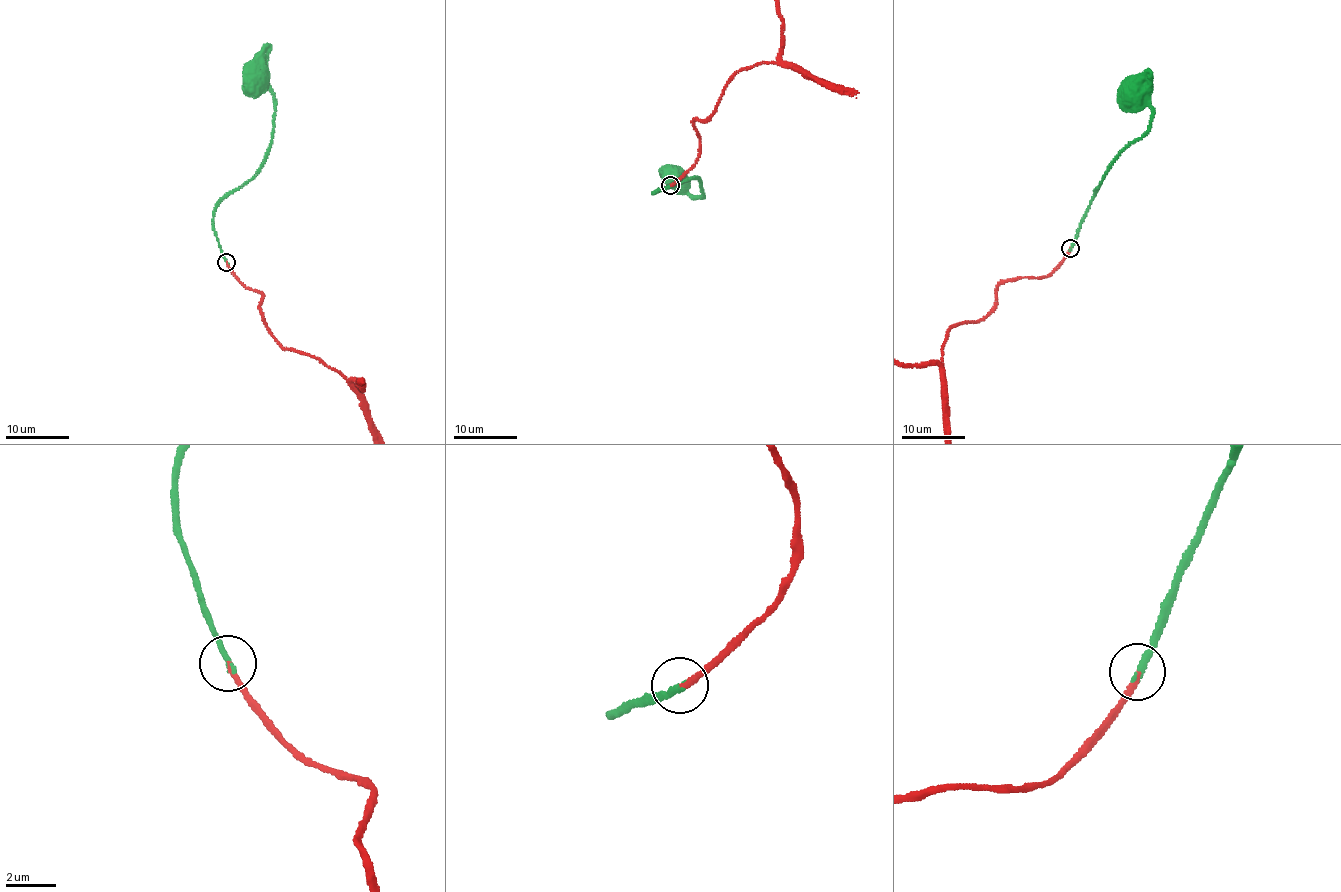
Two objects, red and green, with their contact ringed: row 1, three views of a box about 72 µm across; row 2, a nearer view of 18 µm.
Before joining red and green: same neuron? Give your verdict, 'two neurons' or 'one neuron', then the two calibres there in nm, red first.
one neuron; 220 nm thick on the red side, 260 nm on the other

